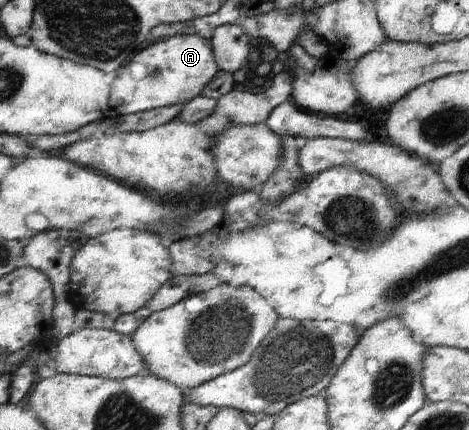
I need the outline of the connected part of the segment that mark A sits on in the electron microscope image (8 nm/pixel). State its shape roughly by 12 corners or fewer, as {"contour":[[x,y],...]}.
{"contour":[[210,39],[153,41],[116,70],[105,118],[186,104],[219,68]]}

